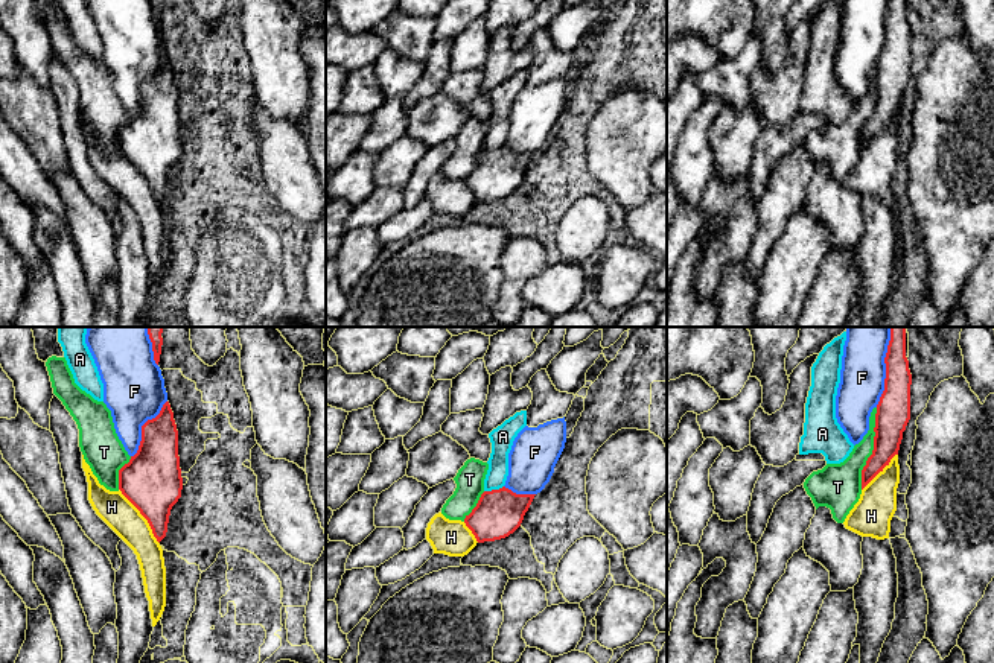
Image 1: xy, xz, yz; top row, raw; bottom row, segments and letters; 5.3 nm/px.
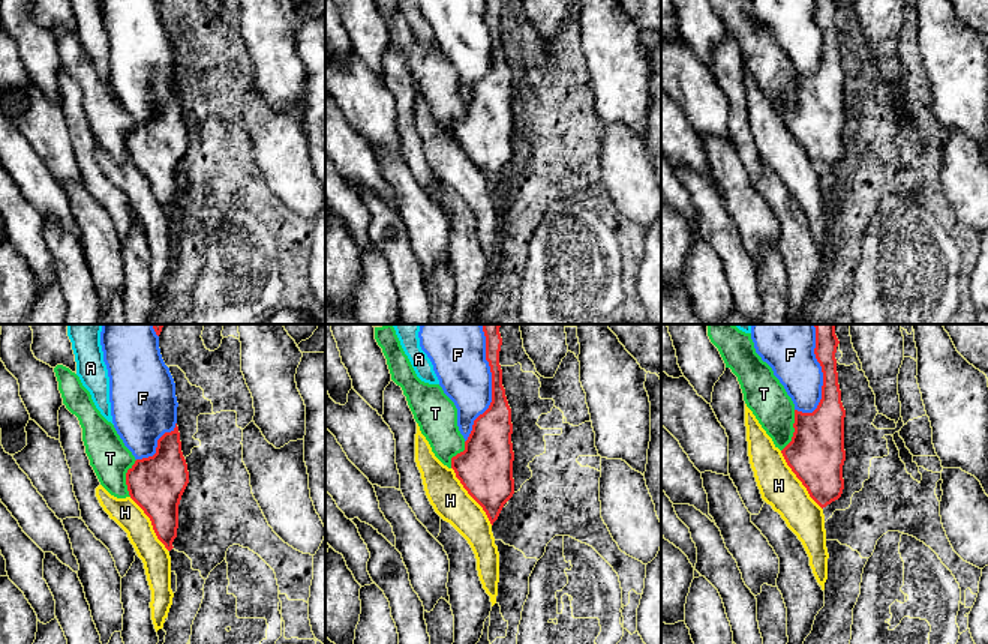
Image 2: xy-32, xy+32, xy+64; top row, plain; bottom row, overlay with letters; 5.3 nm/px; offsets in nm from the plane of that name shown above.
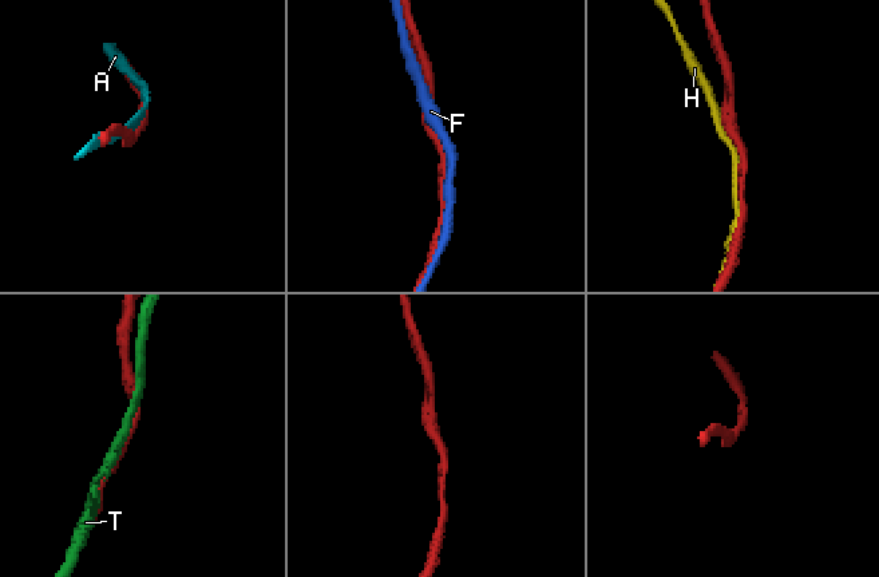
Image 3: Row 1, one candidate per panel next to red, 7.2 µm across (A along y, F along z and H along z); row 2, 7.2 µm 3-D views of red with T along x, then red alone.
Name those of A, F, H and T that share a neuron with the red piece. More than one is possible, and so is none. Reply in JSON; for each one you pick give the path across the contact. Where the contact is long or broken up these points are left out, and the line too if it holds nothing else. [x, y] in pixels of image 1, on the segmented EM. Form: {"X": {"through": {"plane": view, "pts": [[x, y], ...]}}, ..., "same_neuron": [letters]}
{"same_neuron": []}

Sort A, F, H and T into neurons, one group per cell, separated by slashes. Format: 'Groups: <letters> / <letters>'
Groups: A / F / H / T

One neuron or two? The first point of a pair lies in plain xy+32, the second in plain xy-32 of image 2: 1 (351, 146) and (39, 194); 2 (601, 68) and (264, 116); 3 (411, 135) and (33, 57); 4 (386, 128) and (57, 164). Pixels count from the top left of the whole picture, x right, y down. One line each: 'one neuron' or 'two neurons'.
1: one neuron
2: two neurons
3: two neurons
4: one neuron

